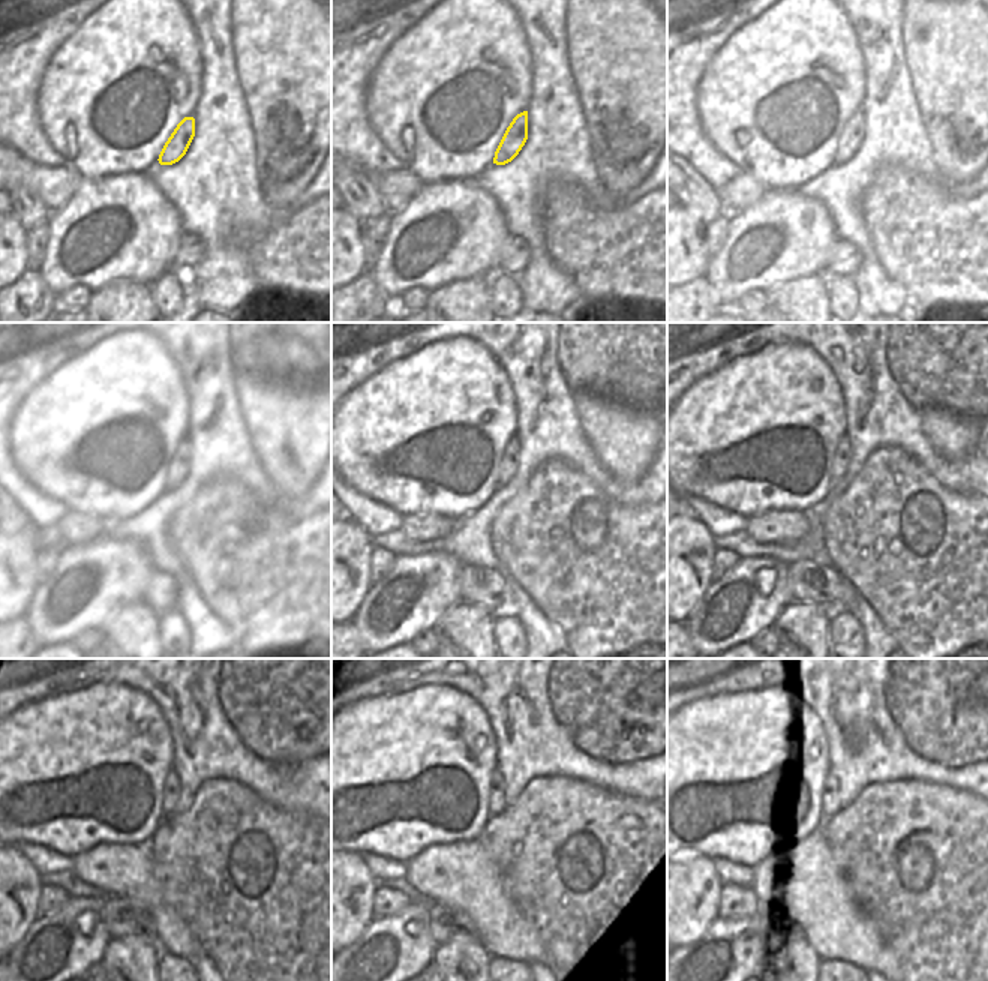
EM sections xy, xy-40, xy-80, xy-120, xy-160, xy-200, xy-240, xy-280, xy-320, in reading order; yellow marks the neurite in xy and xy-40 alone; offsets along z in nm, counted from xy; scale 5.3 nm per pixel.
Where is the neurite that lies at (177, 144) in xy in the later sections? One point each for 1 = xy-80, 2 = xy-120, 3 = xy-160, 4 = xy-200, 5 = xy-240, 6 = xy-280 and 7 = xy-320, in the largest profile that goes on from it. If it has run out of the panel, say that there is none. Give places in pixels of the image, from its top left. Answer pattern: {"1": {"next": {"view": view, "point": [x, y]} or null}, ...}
{"1": {"next": {"view": "xy-80", "point": [852, 134]}}, "2": {"next": {"view": "xy-120", "point": [179, 465]}}, "3": {"next": {"view": "xy-160", "point": [508, 464]}}, "4": {"next": {"view": "xy-200", "point": [843, 453]}}, "5": {"next": {"view": "xy-240", "point": [171, 786]}}, "6": {"next": {"view": "xy-280", "point": [496, 804]}}, "7": {"next": {"view": "xy-320", "point": [829, 801]}}}

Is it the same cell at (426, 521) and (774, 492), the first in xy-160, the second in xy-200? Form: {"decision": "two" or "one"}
{"decision": "two"}

